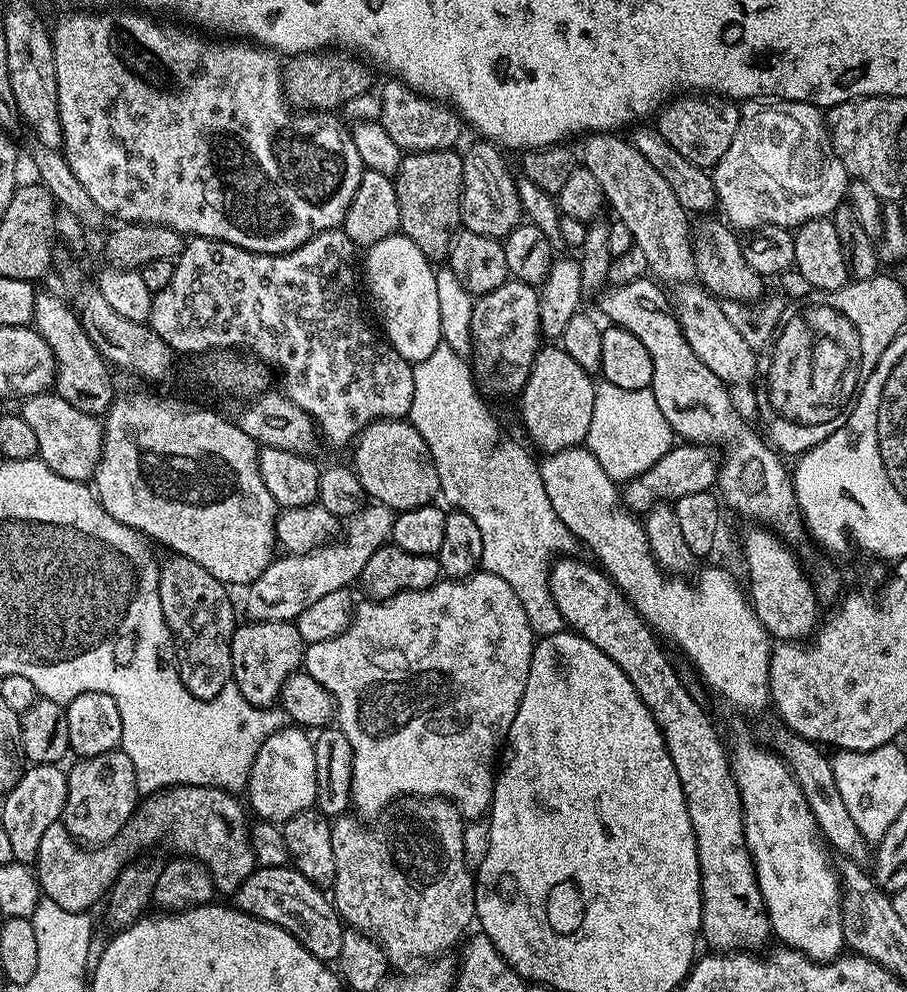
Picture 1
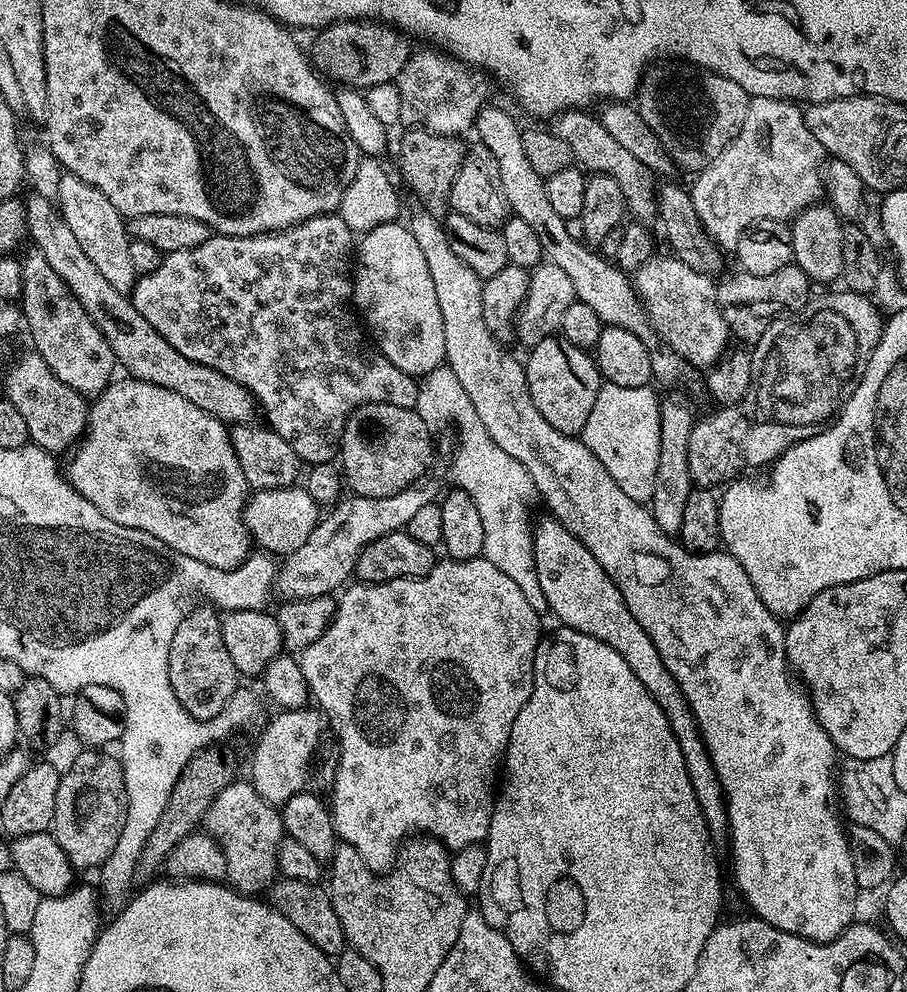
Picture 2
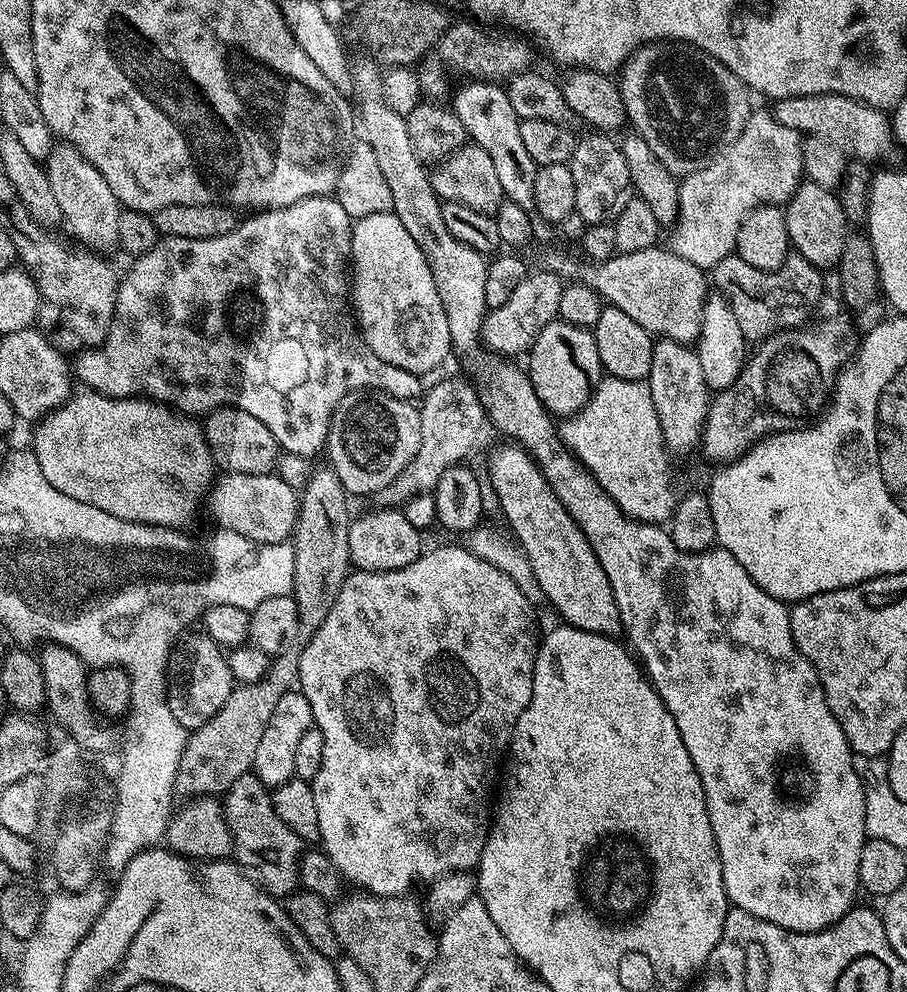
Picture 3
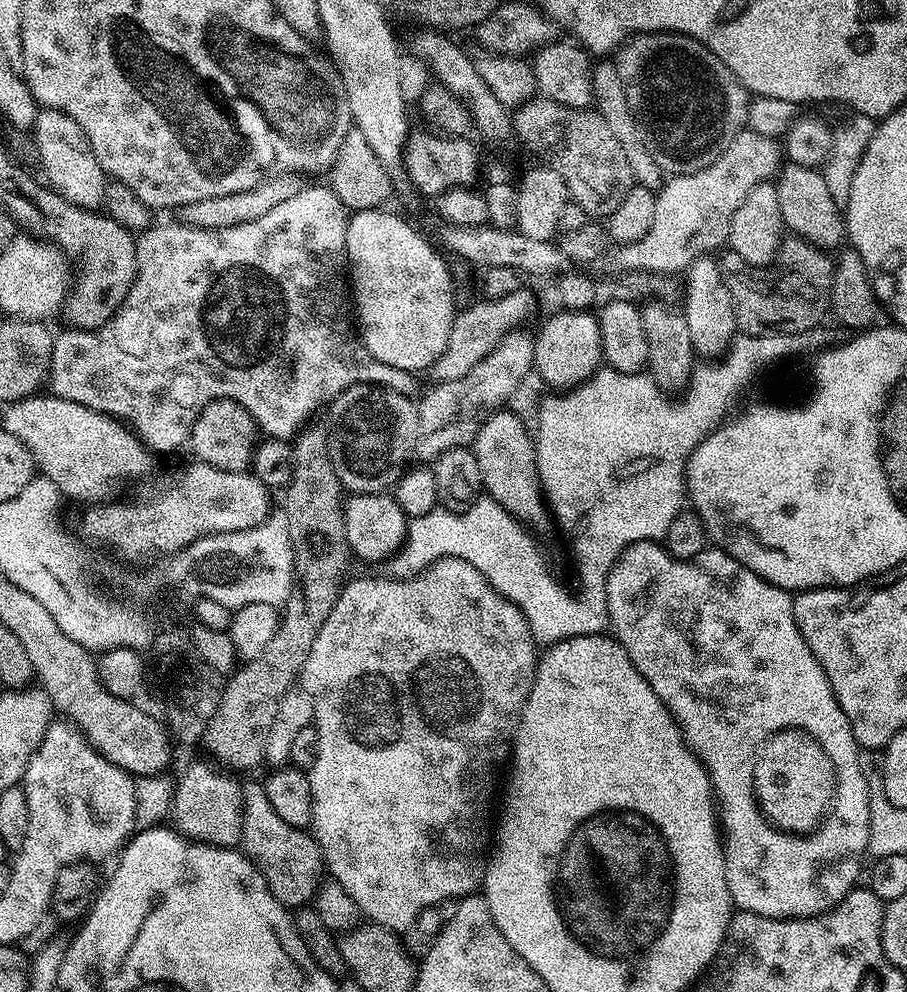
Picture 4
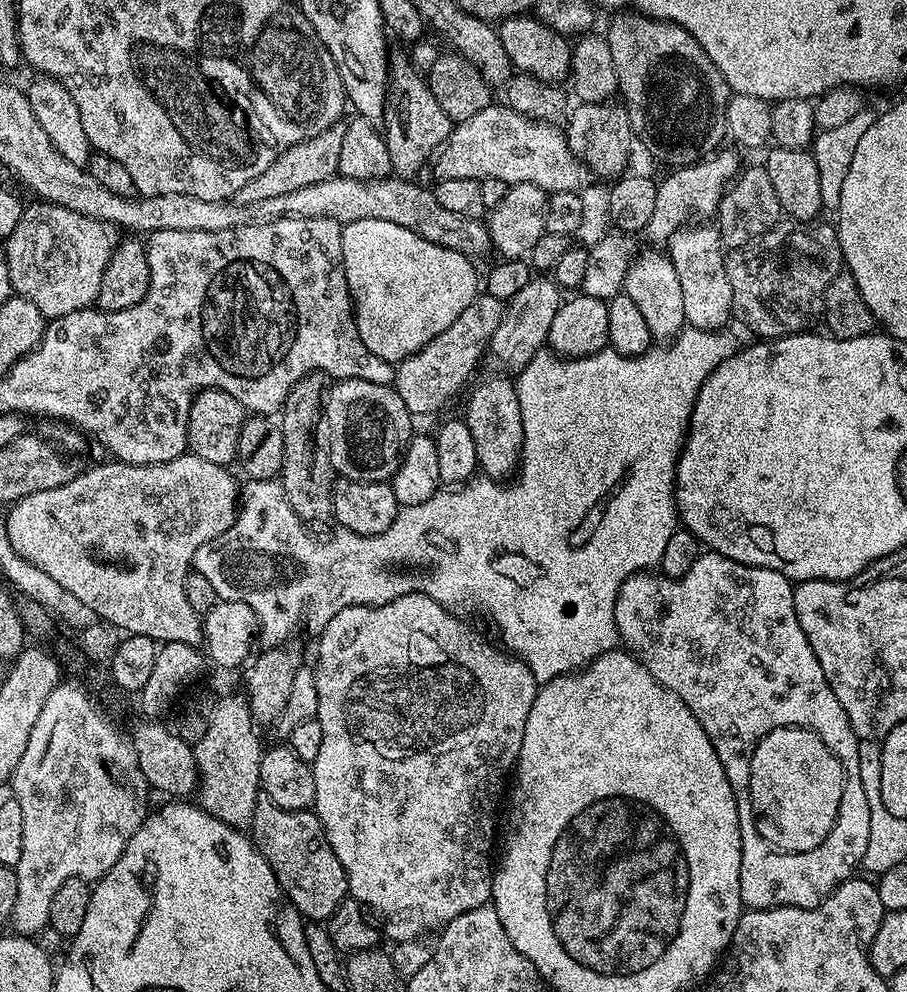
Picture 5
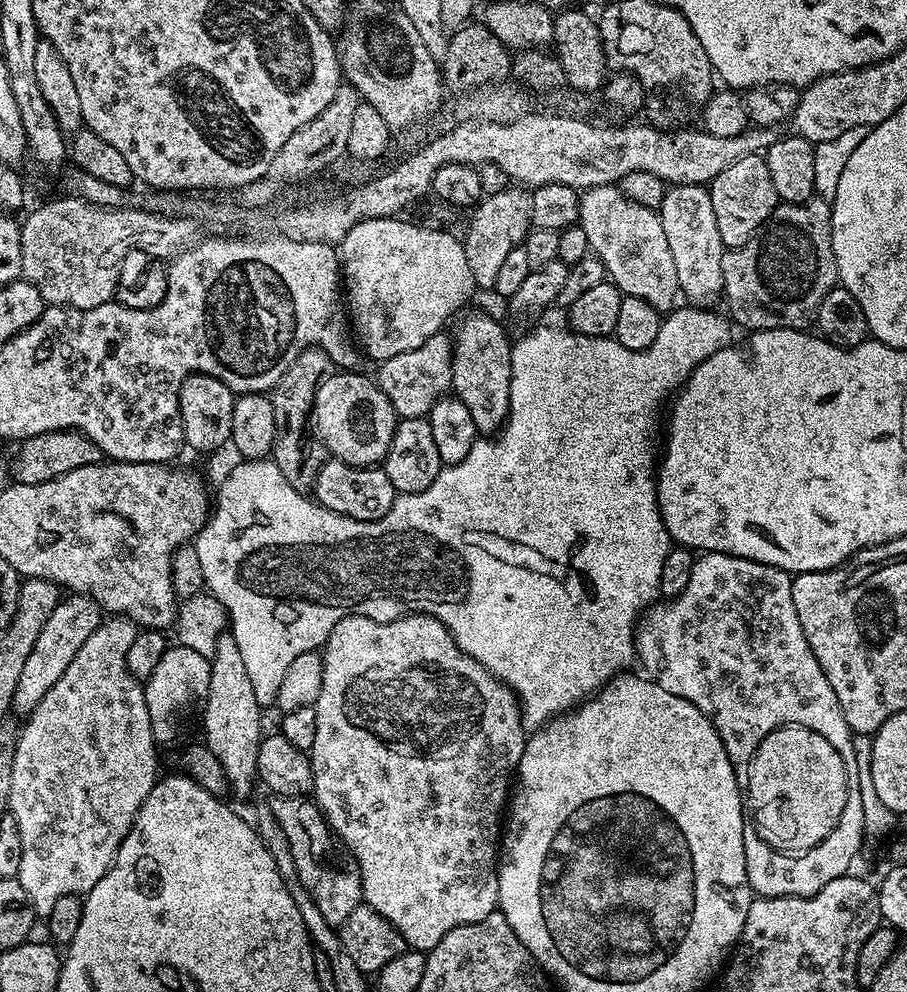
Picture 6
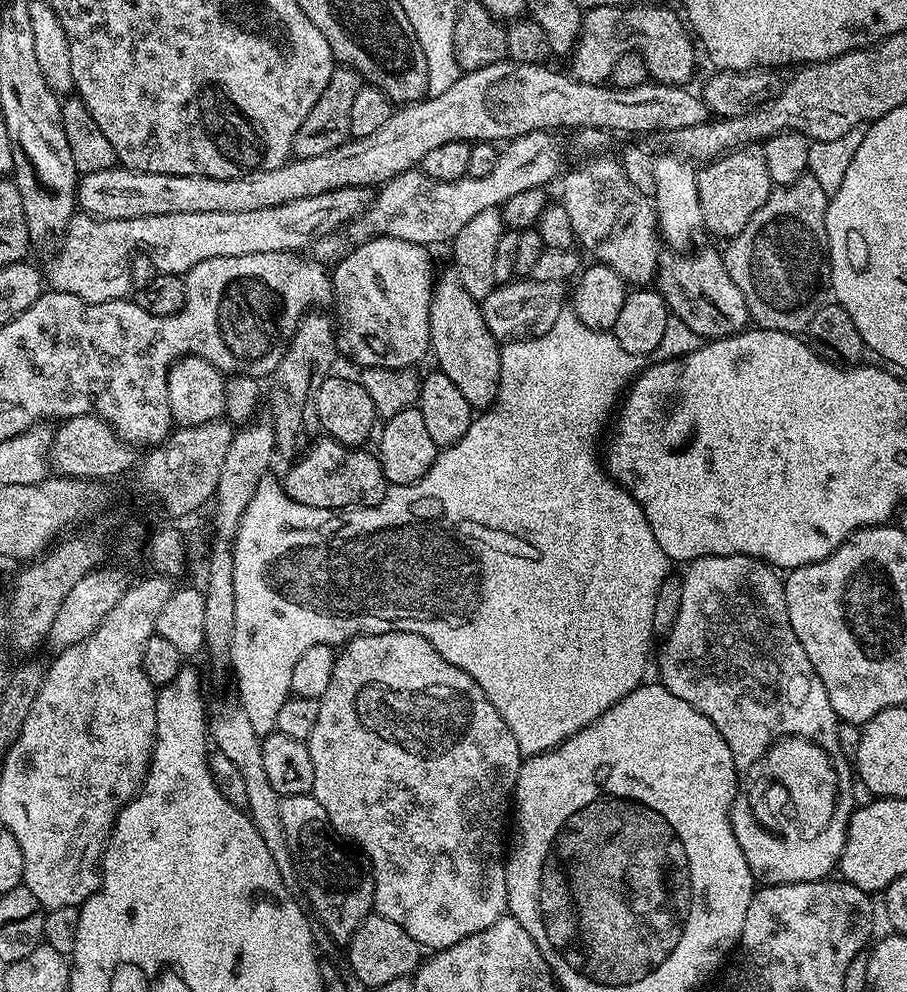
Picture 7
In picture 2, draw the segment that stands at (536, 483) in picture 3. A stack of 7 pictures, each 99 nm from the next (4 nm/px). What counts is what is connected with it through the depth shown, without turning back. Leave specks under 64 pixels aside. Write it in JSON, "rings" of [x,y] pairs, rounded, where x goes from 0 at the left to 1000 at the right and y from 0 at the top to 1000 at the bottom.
{"rings":[[[607,522],[592,523],[587,534],[587,553],[589,554],[589,571],[593,579],[593,591],[598,591],[603,616],[605,618],[609,616],[617,624],[616,628],[621,632],[632,633],[642,639],[650,639],[650,643],[659,643],[659,647],[668,647],[668,651],[673,651],[673,655],[681,655],[681,659],[686,659],[686,664],[695,670],[695,675],[699,675],[703,688],[708,688],[708,692],[712,692],[717,704],[721,704],[721,708],[725,708],[725,712],[730,712],[730,716],[739,728],[739,736],[743,736],[743,744],[748,744],[748,752],[752,756],[752,764],[756,768],[756,780],[761,780],[761,792],[765,792],[765,804],[770,804],[770,813],[774,817],[774,825],[781,834],[781,842],[789,849],[794,849],[797,843],[799,846],[804,842],[803,814],[798,811],[798,797],[792,788],[787,768],[772,742],[772,733],[767,731],[763,715],[759,713],[748,688],[743,688],[743,681],[739,679],[739,675],[734,675],[734,667],[730,667],[730,659],[725,659],[725,655],[721,655],[721,647],[717,647],[717,639],[712,639],[712,635],[708,635],[708,631],[703,631],[703,623],[699,623],[699,619],[695,619],[681,591],[668,579],[668,575],[664,575],[659,563],[655,563],[655,558],[650,558],[650,554],[646,554],[646,550],[642,550],[639,543],[633,538],[628,538],[628,534],[624,534],[624,530],[620,530],[620,526]]]}

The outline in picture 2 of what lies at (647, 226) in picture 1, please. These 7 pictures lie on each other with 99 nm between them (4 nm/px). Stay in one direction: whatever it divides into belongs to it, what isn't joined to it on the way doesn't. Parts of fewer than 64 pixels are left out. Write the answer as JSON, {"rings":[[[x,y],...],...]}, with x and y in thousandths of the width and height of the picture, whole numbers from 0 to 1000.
{"rings":[[[624,109],[621,113],[614,113],[606,125],[607,132],[612,133],[615,139],[620,139],[624,147],[628,147],[634,164],[641,170],[653,175],[671,177],[681,183],[681,192],[686,192],[688,209],[693,219],[706,224],[718,223],[723,218],[723,195],[725,193],[721,175],[712,167],[708,167],[708,163],[703,163],[699,155],[693,155],[669,133],[668,127],[664,127],[664,123],[650,114],[652,112],[638,109]]]}

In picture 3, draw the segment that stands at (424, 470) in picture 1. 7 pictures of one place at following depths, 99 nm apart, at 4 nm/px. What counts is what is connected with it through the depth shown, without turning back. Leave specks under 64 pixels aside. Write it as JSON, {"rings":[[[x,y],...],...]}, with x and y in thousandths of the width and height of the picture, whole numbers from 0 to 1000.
{"rings":[[[408,393],[383,398],[369,411],[358,453],[359,460],[364,462],[363,469],[373,478],[374,484],[385,499],[404,500],[407,498],[407,500],[413,500],[430,486],[437,485],[439,478],[455,465],[456,459],[464,449],[464,444],[464,419],[460,408],[453,404],[434,401],[428,396]]]}

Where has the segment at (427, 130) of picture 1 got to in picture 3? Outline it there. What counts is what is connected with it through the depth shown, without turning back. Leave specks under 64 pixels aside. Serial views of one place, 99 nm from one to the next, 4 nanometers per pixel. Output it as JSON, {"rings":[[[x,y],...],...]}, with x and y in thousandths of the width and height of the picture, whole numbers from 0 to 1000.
{"rings":[[[519,19],[495,23],[494,28],[487,34],[487,38],[480,46],[479,54],[467,57],[461,69],[463,92],[472,99],[493,98],[494,81],[490,78],[490,69],[512,77],[516,81],[536,81],[539,83],[558,83],[572,73],[583,72],[588,68],[587,52],[589,45],[585,40],[579,38],[568,30],[557,30],[547,26],[541,32],[541,27]]]}

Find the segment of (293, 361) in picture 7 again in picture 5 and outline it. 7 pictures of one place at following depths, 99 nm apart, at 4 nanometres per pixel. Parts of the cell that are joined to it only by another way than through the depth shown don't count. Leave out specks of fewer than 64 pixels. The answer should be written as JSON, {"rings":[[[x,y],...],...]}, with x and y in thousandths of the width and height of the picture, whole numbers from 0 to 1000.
{"rings":[[[343,375],[322,390],[307,422],[311,433],[311,447],[315,449],[315,462],[307,481],[320,510],[336,526],[366,524],[366,489],[368,475],[361,455],[348,445],[348,430],[354,430],[359,392],[364,381],[357,375]]]}

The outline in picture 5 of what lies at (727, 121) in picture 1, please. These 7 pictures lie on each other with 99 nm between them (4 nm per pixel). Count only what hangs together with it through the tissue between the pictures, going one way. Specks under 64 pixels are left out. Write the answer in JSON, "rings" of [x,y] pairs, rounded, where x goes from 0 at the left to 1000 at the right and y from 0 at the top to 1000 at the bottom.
{"rings":[[[688,10],[676,16],[679,17],[668,31],[668,39],[677,57],[677,71],[684,84],[681,93],[685,98],[688,96],[686,104],[692,110],[698,138],[710,144],[717,156],[724,157],[732,165],[741,165],[736,167],[767,165],[786,156],[803,137],[800,111],[809,96],[800,79],[796,79],[796,71],[783,63],[778,50],[752,26],[722,20],[705,10]]]}

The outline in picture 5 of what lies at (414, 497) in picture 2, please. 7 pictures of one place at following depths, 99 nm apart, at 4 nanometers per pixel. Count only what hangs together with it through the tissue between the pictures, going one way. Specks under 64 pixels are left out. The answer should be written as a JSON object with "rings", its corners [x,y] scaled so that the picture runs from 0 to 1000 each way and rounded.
{"rings":[[[600,276],[588,277],[587,282],[580,284],[580,289],[572,296],[567,296],[557,309],[556,320],[553,325],[549,325],[549,333],[540,348],[541,358],[547,358],[549,366],[566,373],[581,369],[603,348],[606,325],[611,325],[611,317],[615,317],[619,305],[620,291],[612,281]]]}

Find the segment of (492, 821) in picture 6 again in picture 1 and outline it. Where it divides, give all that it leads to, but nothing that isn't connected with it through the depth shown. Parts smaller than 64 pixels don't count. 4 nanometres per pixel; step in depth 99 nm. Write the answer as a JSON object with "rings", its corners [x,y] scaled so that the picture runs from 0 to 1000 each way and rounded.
{"rings":[[[526,575],[512,585],[495,585],[486,583],[480,589],[475,589],[473,593],[465,595],[448,595],[434,599],[424,605],[407,605],[405,603],[398,604],[391,610],[388,625],[384,628],[384,633],[377,639],[373,639],[368,643],[359,643],[355,647],[346,647],[338,650],[335,655],[335,663],[333,666],[334,676],[342,679],[342,683],[346,683],[346,688],[355,688],[355,692],[366,701],[370,709],[370,725],[369,729],[377,736],[377,740],[381,740],[381,748],[386,748],[386,756],[388,757],[388,809],[387,814],[391,816],[398,824],[413,825],[420,819],[427,816],[429,810],[436,810],[442,804],[462,804],[464,802],[487,802],[492,806],[498,807],[512,824],[513,828],[528,827],[537,824],[542,813],[542,801],[545,800],[545,792],[547,791],[547,784],[549,781],[547,770],[547,757],[552,757],[553,751],[559,747],[560,737],[567,728],[567,720],[571,720],[571,712],[576,708],[576,700],[580,696],[580,683],[584,679],[584,663],[587,662],[587,654],[589,652],[589,638],[584,631],[584,623],[580,619],[580,615],[576,613],[576,607],[571,605],[571,599],[567,599],[567,595],[562,591],[562,587],[558,587],[555,583],[549,583],[549,579],[540,579],[533,575]]]}

